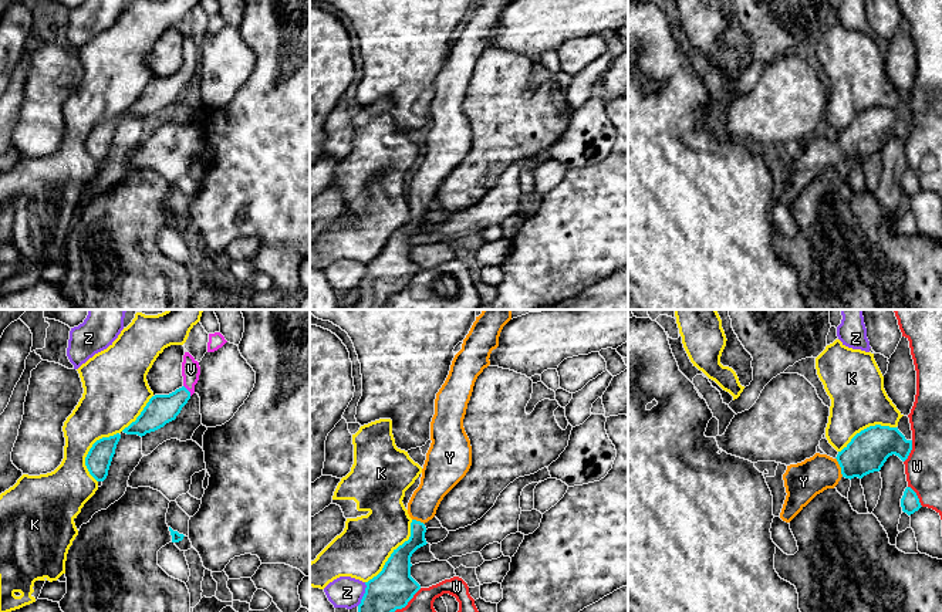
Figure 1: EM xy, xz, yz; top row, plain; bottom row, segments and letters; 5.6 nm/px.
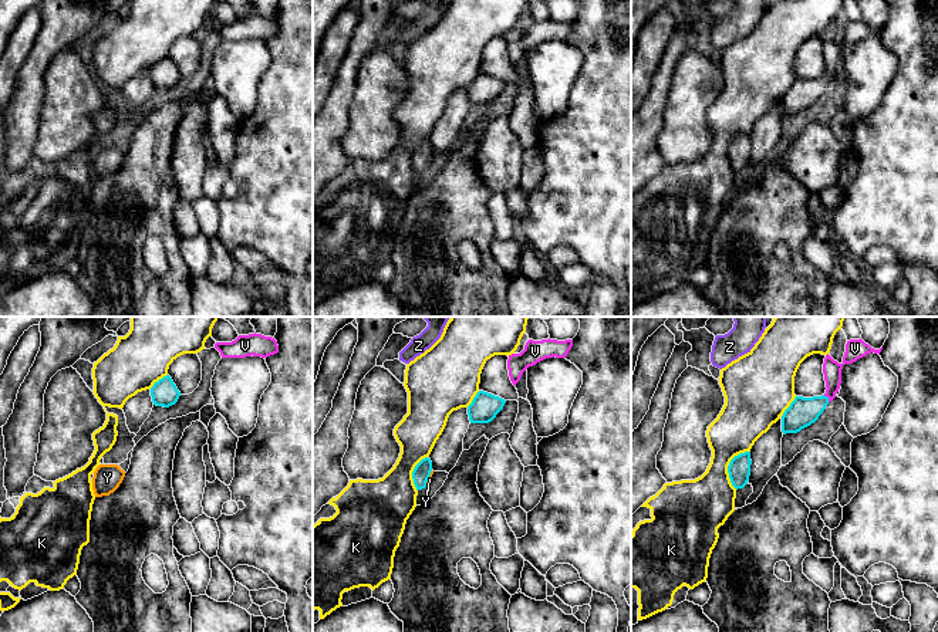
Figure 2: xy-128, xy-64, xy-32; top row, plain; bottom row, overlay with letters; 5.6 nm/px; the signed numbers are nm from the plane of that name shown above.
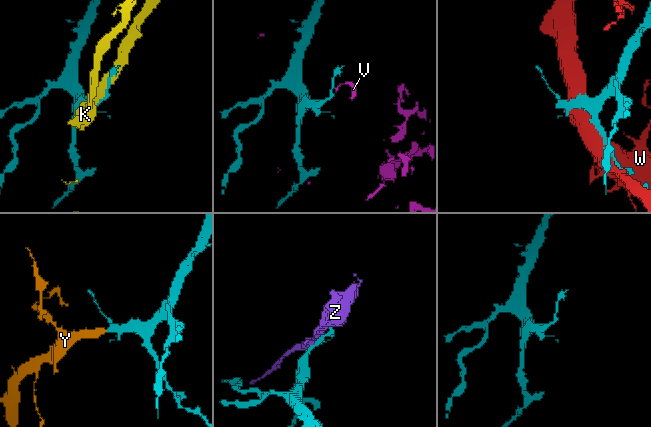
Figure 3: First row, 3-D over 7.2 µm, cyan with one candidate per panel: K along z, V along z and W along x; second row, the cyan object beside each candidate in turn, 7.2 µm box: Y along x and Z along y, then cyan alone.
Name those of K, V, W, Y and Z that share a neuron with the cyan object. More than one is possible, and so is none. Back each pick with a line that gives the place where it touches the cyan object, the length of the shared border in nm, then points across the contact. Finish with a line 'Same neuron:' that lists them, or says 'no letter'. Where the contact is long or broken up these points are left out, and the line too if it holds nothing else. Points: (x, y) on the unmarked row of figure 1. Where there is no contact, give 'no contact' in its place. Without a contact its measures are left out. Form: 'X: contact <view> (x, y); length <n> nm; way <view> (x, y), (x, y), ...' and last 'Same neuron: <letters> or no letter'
Y: contact yz (840, 148); length 120 nm; way yz (867, 134), (858, 141), (840, 148), (803, 164)
Same neuron: Y

